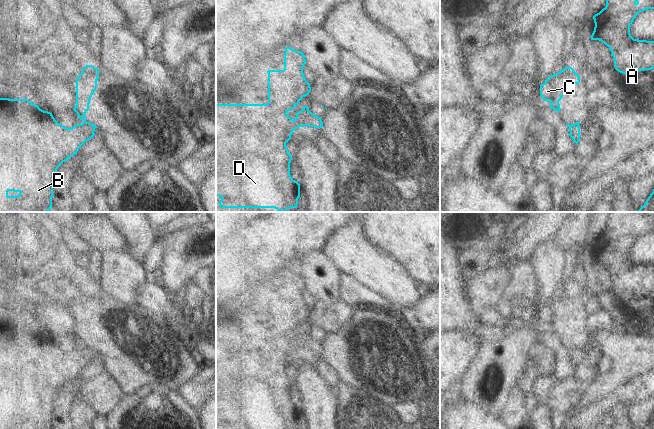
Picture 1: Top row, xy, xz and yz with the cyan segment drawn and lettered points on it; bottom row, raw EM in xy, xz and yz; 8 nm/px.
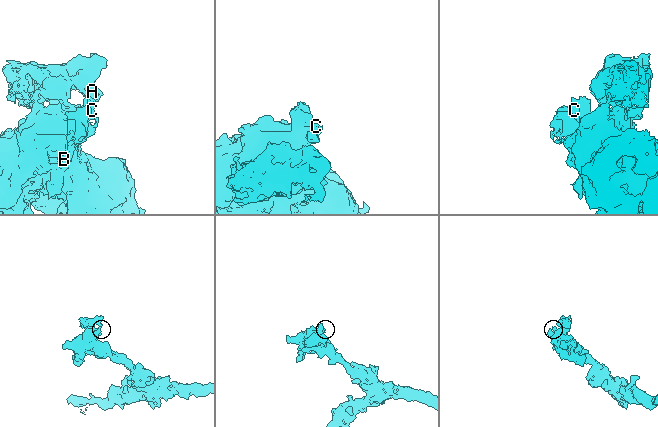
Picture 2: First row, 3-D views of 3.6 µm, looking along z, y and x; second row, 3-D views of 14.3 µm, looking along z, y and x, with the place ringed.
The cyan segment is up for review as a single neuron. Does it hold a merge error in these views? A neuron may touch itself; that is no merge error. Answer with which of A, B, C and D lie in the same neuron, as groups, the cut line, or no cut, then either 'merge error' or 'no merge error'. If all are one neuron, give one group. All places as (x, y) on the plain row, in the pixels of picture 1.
A B D / C | xy (83, 346), (90, 347), (95, 351) | merge error

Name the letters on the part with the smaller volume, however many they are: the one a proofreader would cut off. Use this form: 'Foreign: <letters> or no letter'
Foreign: C

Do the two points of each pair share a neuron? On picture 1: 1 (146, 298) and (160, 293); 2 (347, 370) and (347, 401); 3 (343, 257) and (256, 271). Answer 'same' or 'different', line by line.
1: same
2: different
3: different

